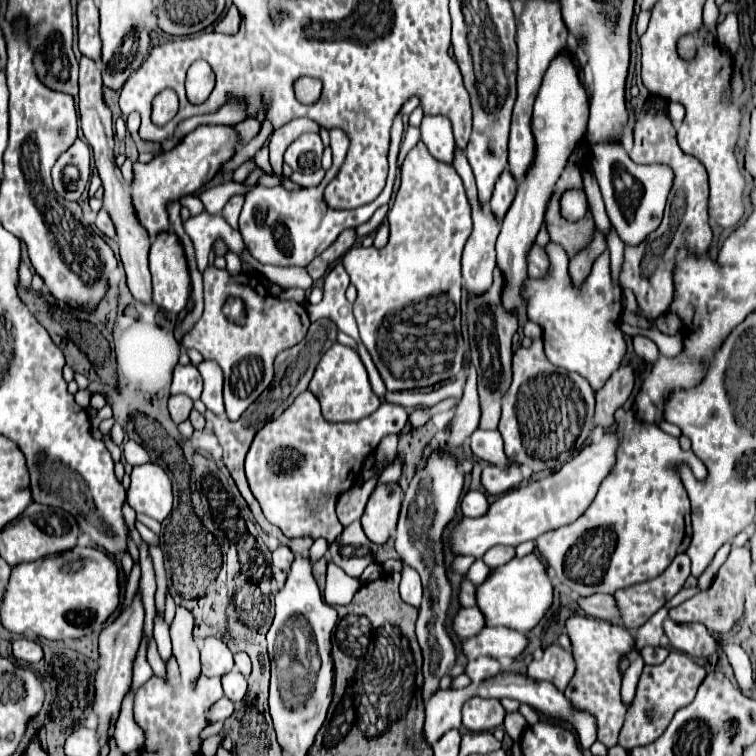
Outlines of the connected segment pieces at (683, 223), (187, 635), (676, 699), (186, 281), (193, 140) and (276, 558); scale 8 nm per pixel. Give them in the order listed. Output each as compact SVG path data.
M649 94L643 102L643 110L637 116L633 128L635 144L629 152L631 160L637 164L667 164L673 170L673 188L667 196L667 208L661 226L647 236L643 244L625 246L625 258L619 272L619 282L623 288L633 290L637 302L643 310L643 318L659 318L667 312L673 300L673 268L681 246L691 248L695 254L707 252L711 244L711 228L707 222L707 172L693 156L687 156L677 144L677 132L667 114L667 100Z
M177 606L175 618L169 626L171 640L173 640L173 656L177 658L181 676L189 682L195 682L201 674L199 666L199 646L193 640L193 628L195 628L195 616L191 610Z
M669 652L663 664L659 666L645 666L635 690L635 698L627 710L627 720L619 732L619 744L625 750L631 750L635 746L645 746L657 740L667 724L671 722L673 714L693 702L695 692L699 684L705 678L705 668L695 664L687 654L683 652Z
M171 232L159 234L151 244L149 270L153 280L153 304L167 312L181 314L191 294L191 276L183 246Z
M199 126L189 132L173 150L155 156L151 162L135 162L135 180L131 184L131 196L141 224L147 228L151 238L159 232L169 230L167 202L179 200L185 194L197 194L225 162L231 160L239 146L239 136L233 126Z
M280 546L272 552L272 565L283 571L289 571L294 560L294 553L287 546Z

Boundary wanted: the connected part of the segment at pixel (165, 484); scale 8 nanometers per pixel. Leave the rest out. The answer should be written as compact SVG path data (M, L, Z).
M153 462L135 466L127 490L127 504L137 514L163 522L173 508L173 486L167 472Z

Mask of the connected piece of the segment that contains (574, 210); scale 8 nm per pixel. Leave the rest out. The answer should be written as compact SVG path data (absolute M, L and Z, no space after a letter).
M567 190L567 192L563 192L561 202L559 202L559 210L561 210L561 216L567 222L581 220L585 216L587 208L589 206L587 206L587 198L585 198L583 190Z

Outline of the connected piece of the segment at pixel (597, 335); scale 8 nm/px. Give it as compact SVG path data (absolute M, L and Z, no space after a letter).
M555 242L545 246L551 272L543 280L527 278L527 292L523 302L527 304L527 318L543 330L543 350L551 364L585 376L591 388L597 392L611 378L611 374L623 364L627 344L621 332L621 286L613 282L609 270L609 252L605 250L593 264L591 276L583 284L573 284L567 264L569 256Z

